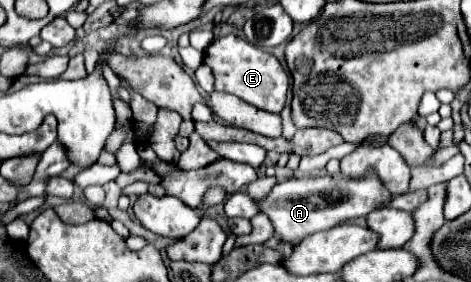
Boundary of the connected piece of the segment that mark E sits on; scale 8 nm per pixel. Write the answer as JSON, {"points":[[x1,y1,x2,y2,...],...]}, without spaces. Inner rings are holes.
{"points":[[229,34,213,40,213,44,205,50,203,62,209,64,215,74,215,90,235,94,243,102,265,112,279,114,283,110,289,89,289,75,273,54,263,52,243,38]]}

